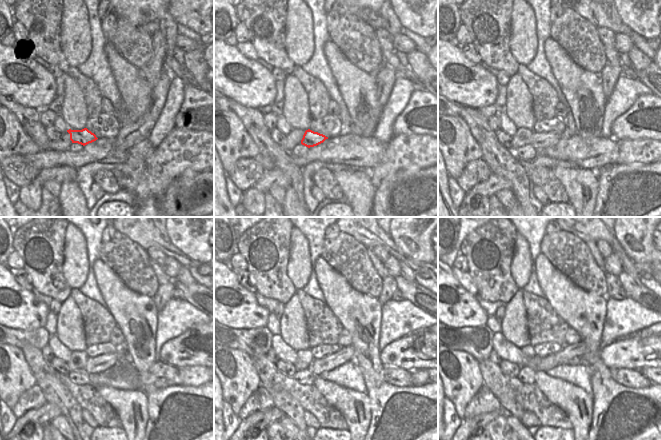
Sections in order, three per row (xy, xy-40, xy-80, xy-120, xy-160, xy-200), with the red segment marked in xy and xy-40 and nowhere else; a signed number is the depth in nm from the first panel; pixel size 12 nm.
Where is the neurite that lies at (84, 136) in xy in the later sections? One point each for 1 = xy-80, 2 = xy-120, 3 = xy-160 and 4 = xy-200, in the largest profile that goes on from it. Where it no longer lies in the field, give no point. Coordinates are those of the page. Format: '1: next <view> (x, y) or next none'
1: next xy-80 (539, 140)
2: next xy-120 (101, 363)
3: next xy-160 (345, 354)
4: next xy-200 (568, 352)

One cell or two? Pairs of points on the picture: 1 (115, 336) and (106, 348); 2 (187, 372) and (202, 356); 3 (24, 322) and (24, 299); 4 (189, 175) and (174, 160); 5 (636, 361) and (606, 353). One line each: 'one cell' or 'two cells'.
1: two cells
2: two cells
3: one cell
4: two cells
5: one cell

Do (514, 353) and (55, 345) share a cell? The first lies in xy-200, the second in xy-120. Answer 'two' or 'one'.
one

